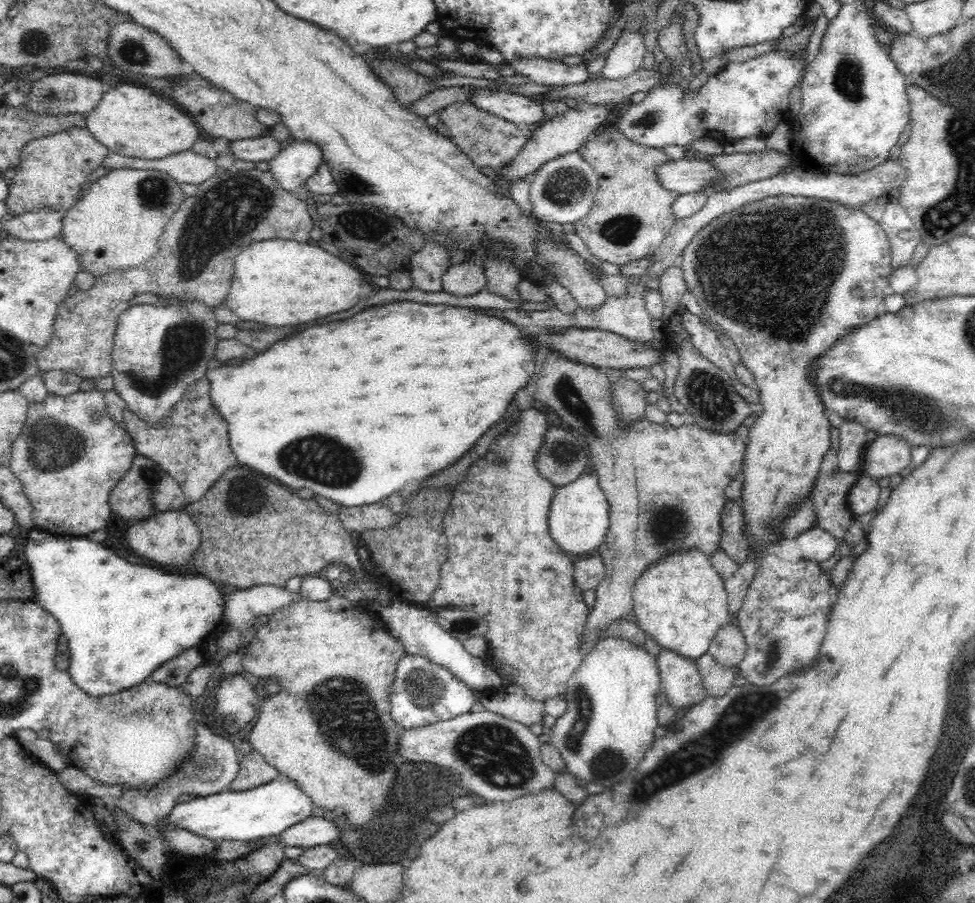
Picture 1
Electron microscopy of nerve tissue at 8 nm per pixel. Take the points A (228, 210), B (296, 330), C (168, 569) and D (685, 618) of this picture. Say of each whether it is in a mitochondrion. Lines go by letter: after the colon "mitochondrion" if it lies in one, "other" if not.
A: mitochondrion
B: other
C: other
D: other

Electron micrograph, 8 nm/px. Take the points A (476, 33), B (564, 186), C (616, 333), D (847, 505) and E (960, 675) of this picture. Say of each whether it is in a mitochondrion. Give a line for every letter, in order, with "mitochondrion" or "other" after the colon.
A: other
B: mitochondrion
C: other
D: other
E: other

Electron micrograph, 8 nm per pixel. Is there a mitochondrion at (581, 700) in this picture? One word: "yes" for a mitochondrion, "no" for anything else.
yes

